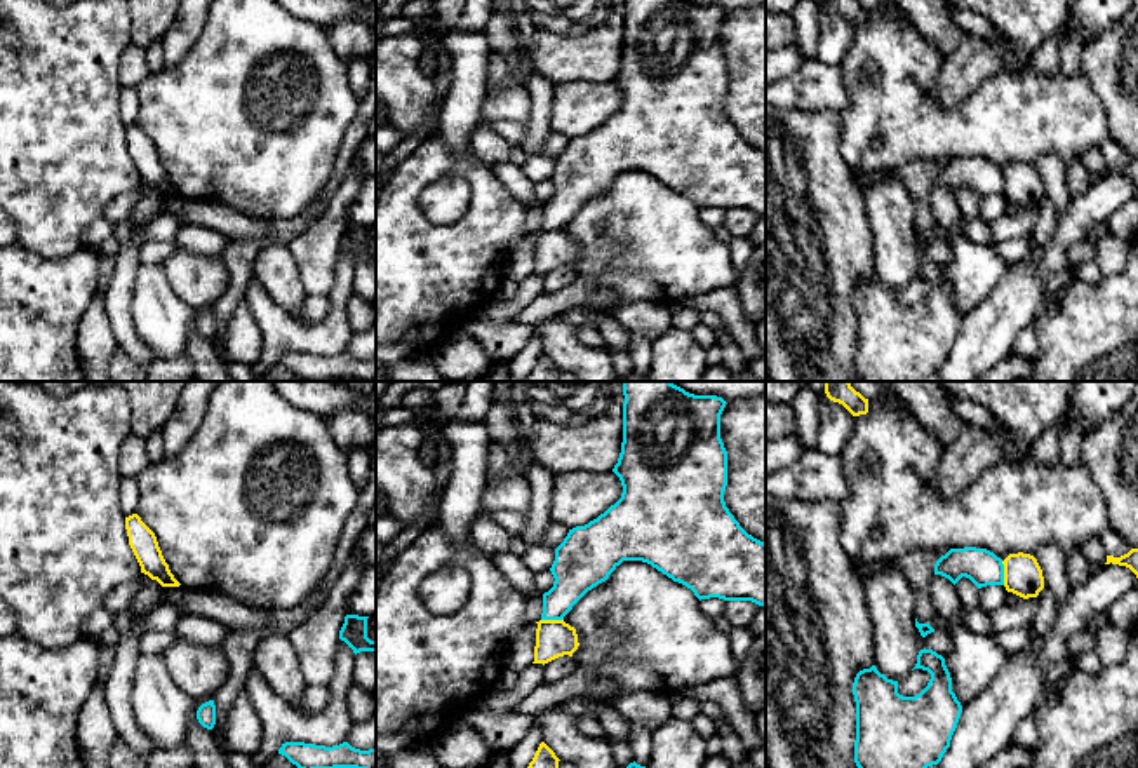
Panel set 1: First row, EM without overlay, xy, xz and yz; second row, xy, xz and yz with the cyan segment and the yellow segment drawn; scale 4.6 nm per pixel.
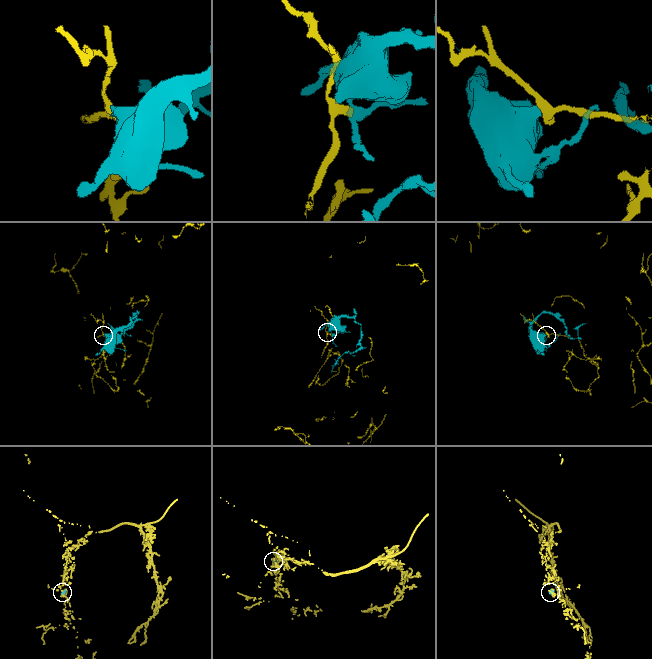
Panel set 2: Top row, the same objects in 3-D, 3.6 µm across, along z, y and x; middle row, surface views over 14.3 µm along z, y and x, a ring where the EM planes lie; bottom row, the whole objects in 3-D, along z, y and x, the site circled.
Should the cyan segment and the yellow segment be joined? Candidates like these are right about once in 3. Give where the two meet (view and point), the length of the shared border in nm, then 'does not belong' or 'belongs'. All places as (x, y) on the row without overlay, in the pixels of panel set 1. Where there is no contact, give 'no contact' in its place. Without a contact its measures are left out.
meets cyan in yz at (1003, 183); contact 110 nm long; does not belong

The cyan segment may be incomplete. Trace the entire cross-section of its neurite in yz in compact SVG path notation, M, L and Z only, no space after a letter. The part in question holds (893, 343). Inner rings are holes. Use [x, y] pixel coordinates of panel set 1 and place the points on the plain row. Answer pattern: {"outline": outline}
{"outline": "M920 259L914 279L931 284L927 296L915 307L898 303L898 291L887 289L875 275L856 284L853 305L856 312L854 373L861 381L924 381L938 374L950 357L962 315L952 301L952 287L945 268L933 259Z"}

